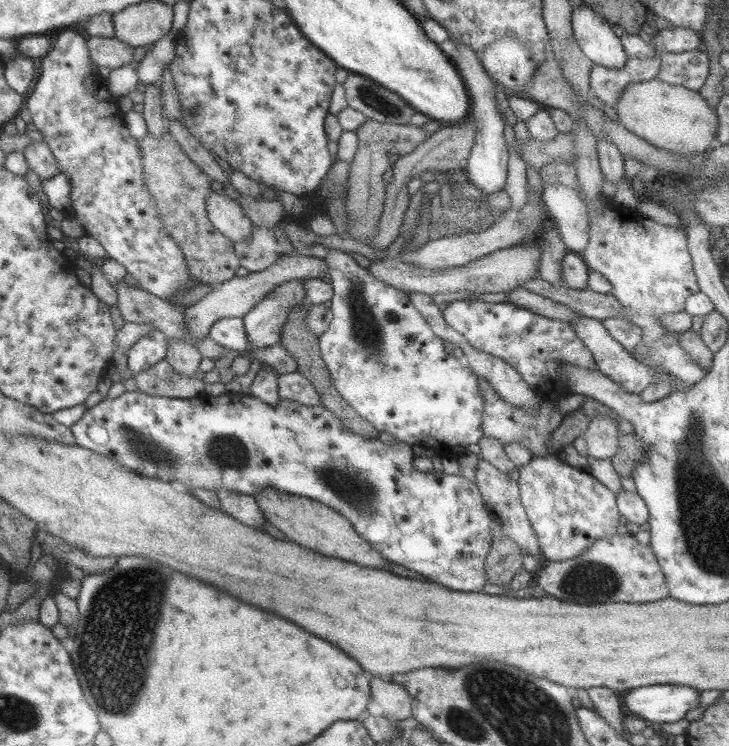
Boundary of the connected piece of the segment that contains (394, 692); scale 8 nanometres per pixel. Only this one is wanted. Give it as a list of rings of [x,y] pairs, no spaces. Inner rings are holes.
[[[377,678],[368,682],[370,698],[381,709],[381,714],[390,721],[405,720],[412,716],[411,698],[403,686],[392,684]]]

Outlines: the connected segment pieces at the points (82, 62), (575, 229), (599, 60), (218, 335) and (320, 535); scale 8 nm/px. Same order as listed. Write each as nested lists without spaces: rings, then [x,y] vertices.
[[[74,29],[69,30],[69,32],[61,32],[57,36],[53,48],[43,56],[41,72],[37,82],[35,82],[33,92],[23,102],[23,107],[27,108],[31,121],[33,121],[33,126],[39,131],[41,140],[43,140],[40,142],[32,141],[32,144],[27,146],[25,151],[21,153],[27,162],[29,170],[38,176],[40,182],[61,172],[69,176],[72,213],[69,215],[65,213],[65,217],[76,218],[83,227],[84,235],[95,238],[101,244],[109,259],[121,264],[126,272],[136,280],[136,286],[146,290],[149,294],[175,304],[171,301],[172,296],[177,295],[179,292],[184,294],[184,291],[193,288],[196,282],[210,284],[214,288],[218,284],[233,278],[235,270],[240,267],[234,254],[233,244],[213,227],[207,218],[207,213],[205,213],[205,201],[212,190],[209,182],[210,178],[204,172],[201,172],[193,162],[189,161],[189,158],[181,151],[178,142],[173,140],[167,130],[158,138],[147,133],[139,140],[130,136],[124,126],[123,114],[121,114],[118,104],[112,100],[112,96],[107,92],[105,77],[95,75],[90,69],[90,62],[91,58],[89,58],[89,50],[87,50],[87,40]]]
[[[545,185],[542,191],[542,202],[547,207],[547,214],[551,222],[557,225],[561,241],[568,248],[568,251],[580,254],[588,241],[588,208],[578,198],[578,194],[568,187],[560,185]]]
[[[585,2],[570,13],[572,36],[581,52],[595,65],[622,68],[628,54],[623,50],[620,37],[615,36],[612,25],[591,10]]]
[[[217,318],[207,336],[227,350],[249,351],[242,318]]]
[[[263,488],[253,494],[253,498],[265,520],[280,530],[286,540],[299,546],[308,548],[323,556],[338,558],[347,562],[373,567],[379,570],[389,571],[387,564],[390,562],[381,557],[367,541],[364,541],[353,529],[349,521],[337,513],[336,510],[311,500],[310,498],[298,497],[274,488]]]

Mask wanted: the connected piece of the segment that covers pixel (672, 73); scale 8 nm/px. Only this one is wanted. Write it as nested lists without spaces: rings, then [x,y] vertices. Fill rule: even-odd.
[[[700,49],[662,53],[657,79],[699,92],[699,88],[707,78],[708,70],[707,53],[703,53]]]

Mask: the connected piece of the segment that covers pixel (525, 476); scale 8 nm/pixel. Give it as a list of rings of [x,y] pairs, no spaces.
[[[553,455],[545,458],[532,456],[527,464],[519,466],[518,474],[520,501],[545,561],[562,561],[576,557],[591,545],[591,541],[616,533],[620,514],[615,504],[615,494],[591,476],[588,469],[572,467]]]

